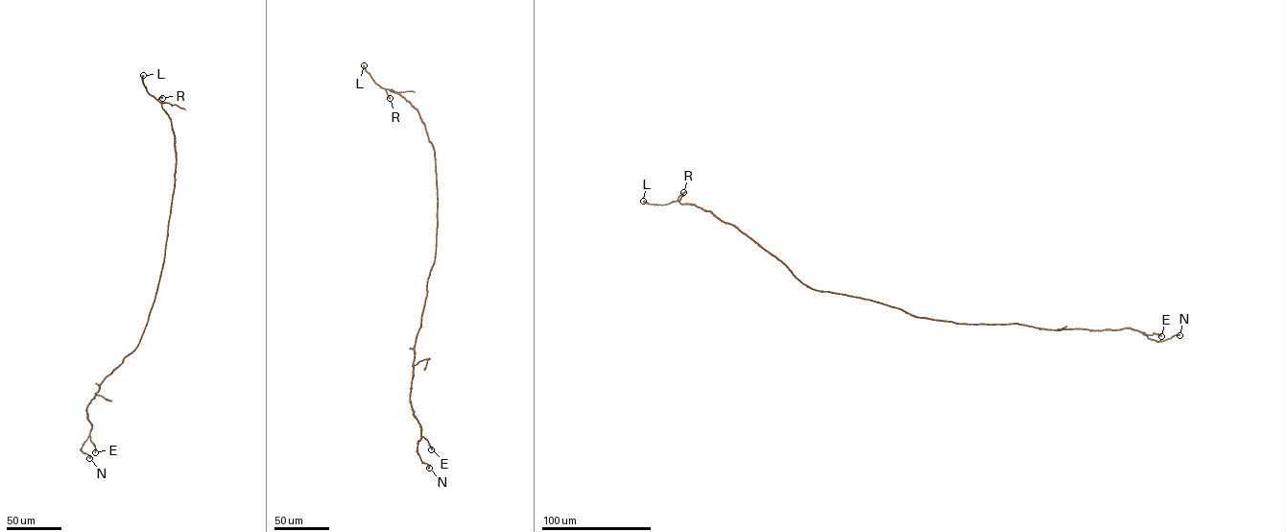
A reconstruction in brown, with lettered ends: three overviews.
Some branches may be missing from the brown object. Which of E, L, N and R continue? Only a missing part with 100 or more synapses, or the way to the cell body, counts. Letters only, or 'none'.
L

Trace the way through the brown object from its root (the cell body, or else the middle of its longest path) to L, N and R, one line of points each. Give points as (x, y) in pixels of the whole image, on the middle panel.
L: (437, 219), (434, 149), (424, 123), (410, 102), (393, 90), (377, 84), (364, 65)
N: (437, 219), (435, 260), (428, 278), (414, 348), (410, 396), (413, 416), (421, 428), (417, 453), (429, 468)
R: (437, 219), (433, 146), (417, 109), (401, 95), (386, 89), (390, 98)

